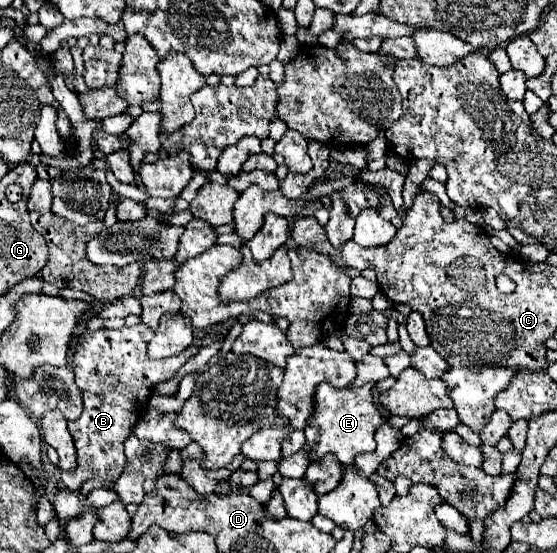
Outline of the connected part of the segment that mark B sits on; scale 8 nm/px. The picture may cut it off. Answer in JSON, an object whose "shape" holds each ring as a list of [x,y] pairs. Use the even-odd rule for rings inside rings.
{"shape":[[[143,323],[135,327],[121,327],[119,331],[105,329],[83,335],[83,341],[73,355],[73,371],[75,381],[83,391],[85,407],[81,417],[69,423],[77,449],[77,469],[61,473],[61,479],[69,491],[81,489],[81,485],[89,479],[101,477],[115,481],[115,477],[123,473],[127,465],[123,443],[147,411],[155,385],[169,381],[201,349],[201,339],[195,339],[187,351],[171,359],[155,361],[147,357],[147,343],[151,337],[153,329]]]}

